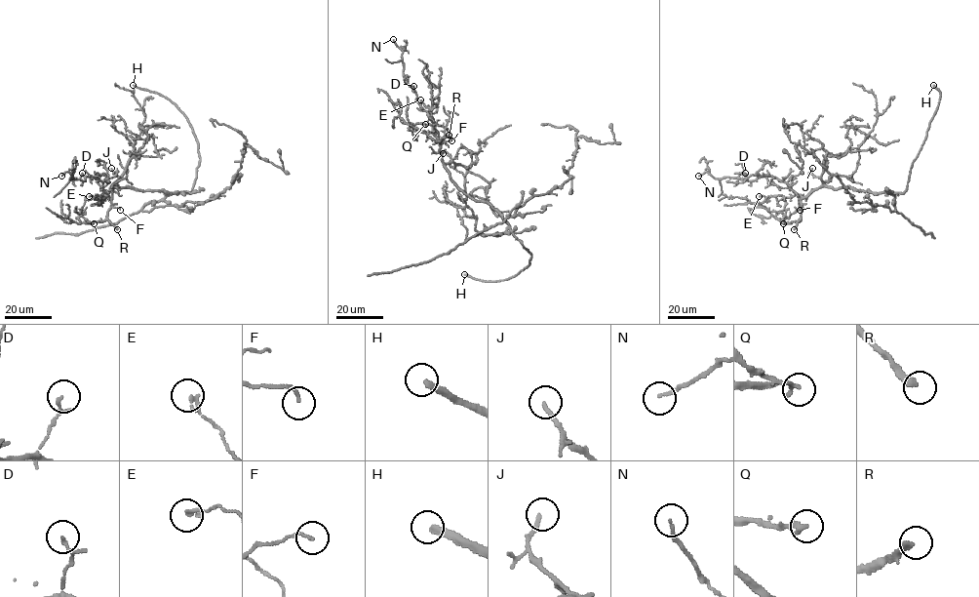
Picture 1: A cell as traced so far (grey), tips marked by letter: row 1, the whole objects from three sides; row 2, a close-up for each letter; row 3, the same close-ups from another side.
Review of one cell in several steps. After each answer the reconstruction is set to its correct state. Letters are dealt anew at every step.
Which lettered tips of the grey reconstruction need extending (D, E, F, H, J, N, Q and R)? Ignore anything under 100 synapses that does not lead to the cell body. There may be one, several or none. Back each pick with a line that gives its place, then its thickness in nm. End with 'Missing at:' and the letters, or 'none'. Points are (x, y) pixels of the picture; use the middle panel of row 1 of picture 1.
H: Place: (464, 274). Thickness 320 nm
R: Place: (449, 135). Thickness 240 nm
Missing at: H, R

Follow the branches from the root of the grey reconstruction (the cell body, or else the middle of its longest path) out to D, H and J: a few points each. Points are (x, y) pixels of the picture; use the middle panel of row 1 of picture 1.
D: (496, 235), (506, 230), (507, 222), (489, 204), (472, 199), (451, 179), (433, 122), (417, 101), (413, 86)
H: (496, 235), (511, 233), (531, 255), (529, 264), (517, 274), (496, 281), (481, 280), (464, 274)
J: (496, 235), (506, 230), (507, 222), (489, 204), (472, 199), (456, 184), (445, 165), (451, 160), (443, 153)

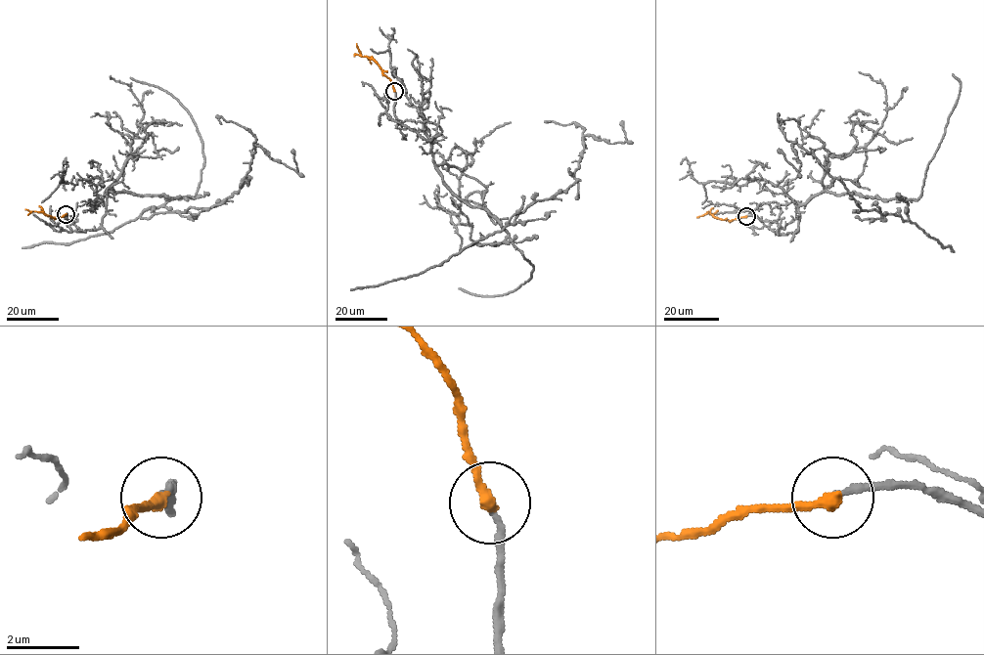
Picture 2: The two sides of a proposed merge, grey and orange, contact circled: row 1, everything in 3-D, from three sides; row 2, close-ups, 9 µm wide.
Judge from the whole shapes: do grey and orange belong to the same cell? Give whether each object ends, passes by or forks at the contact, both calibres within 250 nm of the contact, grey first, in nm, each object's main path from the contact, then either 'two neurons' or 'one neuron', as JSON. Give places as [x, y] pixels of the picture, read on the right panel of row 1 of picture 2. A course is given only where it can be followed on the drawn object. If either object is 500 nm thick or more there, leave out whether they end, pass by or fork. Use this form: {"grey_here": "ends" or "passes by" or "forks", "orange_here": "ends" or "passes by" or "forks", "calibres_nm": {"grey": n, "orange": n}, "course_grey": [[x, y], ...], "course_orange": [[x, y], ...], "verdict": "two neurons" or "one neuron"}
{"grey_here": "ends", "orange_here": "ends", "calibres_nm": {"grey": 140, "orange": 320}, "course_grey": [[745, 216], [795, 233], [832, 192], [898, 197], [909, 220], [778, 150]], "course_orange": [[745, 216], [728, 221], [709, 213], [696, 217]], "verdict": "one neuron"}

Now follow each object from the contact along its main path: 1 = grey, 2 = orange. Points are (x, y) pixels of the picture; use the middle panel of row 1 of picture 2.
1: (394, 91), (442, 182), (508, 234), (469, 246), (571, 186), (586, 135), (624, 142), (621, 120)
2: (394, 91), (391, 81), (372, 59), (361, 55), (356, 43)

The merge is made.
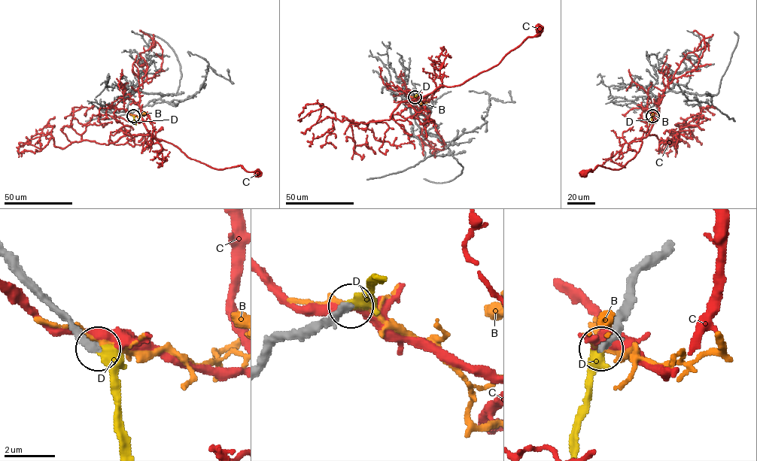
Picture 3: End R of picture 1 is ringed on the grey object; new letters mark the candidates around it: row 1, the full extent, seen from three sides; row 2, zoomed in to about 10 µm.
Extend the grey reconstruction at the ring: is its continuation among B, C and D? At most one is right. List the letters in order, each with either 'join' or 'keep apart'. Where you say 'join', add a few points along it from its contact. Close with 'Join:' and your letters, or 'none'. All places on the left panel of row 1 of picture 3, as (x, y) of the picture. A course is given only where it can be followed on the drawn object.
B: keep apart
C: keep apart
D: join | via (133, 116), (136, 125)
Join: D

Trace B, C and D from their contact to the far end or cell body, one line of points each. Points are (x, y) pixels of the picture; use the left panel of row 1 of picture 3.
B: (133, 116), (145, 113), (140, 113)
C: (132, 115), (141, 117), (153, 137), (176, 146), (192, 159), (217, 169), (241, 165), (247, 171), (258, 172)
D: (133, 116), (136, 125)

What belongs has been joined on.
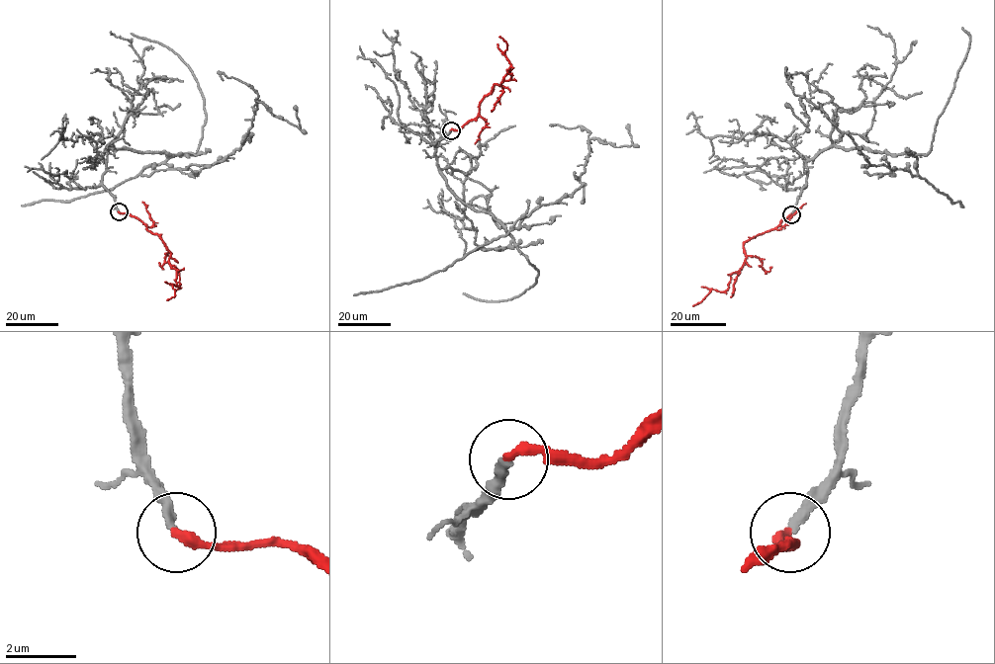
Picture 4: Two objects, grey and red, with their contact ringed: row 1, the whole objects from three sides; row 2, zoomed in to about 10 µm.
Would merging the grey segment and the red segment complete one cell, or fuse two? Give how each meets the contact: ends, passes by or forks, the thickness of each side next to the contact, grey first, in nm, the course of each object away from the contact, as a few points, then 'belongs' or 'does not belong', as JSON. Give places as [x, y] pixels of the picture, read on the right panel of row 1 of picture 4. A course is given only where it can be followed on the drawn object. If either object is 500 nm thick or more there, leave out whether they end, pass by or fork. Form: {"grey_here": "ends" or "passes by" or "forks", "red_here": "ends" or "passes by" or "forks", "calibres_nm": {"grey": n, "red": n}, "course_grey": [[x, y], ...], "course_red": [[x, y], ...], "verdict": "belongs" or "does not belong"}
{"grey_here": "ends", "red_here": "ends", "calibres_nm": {"grey": 240, "red": 280}, "course_grey": [[791, 214], [827, 148], [917, 158], [918, 175], [869, 165], [819, 108], [800, 99], [806, 125], [785, 104]], "course_red": [[791, 214], [773, 228], [748, 240], [743, 246], [746, 261], [731, 275], [728, 288], [712, 290], [693, 306]], "verdict": "belongs"}

